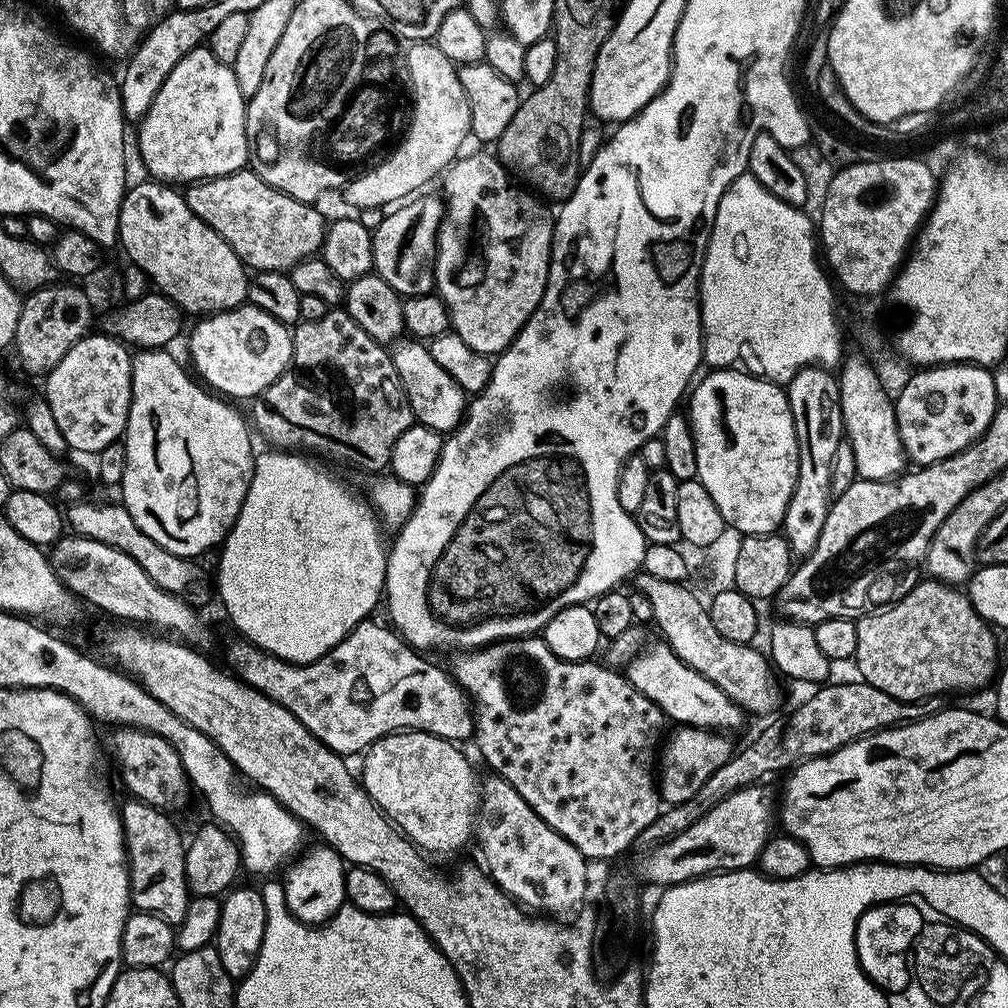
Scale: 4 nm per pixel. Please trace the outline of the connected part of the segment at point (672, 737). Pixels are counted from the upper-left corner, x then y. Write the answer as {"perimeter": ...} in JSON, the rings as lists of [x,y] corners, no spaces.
{"perimeter":[[[680,720],[664,733],[658,761],[658,783],[665,801],[677,802],[690,798],[714,774],[716,768],[741,754],[745,741],[720,731],[724,730],[717,730],[707,724],[696,724],[693,720]]]}

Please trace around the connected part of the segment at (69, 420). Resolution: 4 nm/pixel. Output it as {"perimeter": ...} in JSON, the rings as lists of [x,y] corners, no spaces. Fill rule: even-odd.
{"perimeter":[[[91,334],[81,335],[80,339],[74,342],[74,346],[70,346],[70,350],[66,350],[66,354],[62,354],[62,358],[54,362],[54,366],[50,366],[50,370],[39,381],[38,396],[50,408],[55,425],[58,426],[59,433],[65,438],[67,447],[72,452],[100,452],[102,446],[106,446],[106,442],[118,438],[127,429],[134,398],[135,373],[133,353],[118,342]]]}

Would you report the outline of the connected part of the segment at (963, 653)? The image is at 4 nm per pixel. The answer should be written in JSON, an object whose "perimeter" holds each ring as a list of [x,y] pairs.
{"perimeter":[[[931,578],[921,579],[902,599],[897,600],[895,604],[875,612],[873,616],[866,616],[862,620],[855,621],[856,626],[856,654],[854,657],[854,665],[860,671],[859,679],[875,689],[882,690],[887,696],[894,698],[895,701],[904,702],[910,706],[916,706],[921,701],[928,700],[932,697],[947,697],[947,692],[972,692],[975,688],[984,688],[993,683],[994,677],[998,672],[998,663],[1000,652],[996,649],[997,633],[981,618],[974,610],[974,606],[969,602],[967,595],[959,587],[951,584],[944,584],[941,580],[933,580]]]}

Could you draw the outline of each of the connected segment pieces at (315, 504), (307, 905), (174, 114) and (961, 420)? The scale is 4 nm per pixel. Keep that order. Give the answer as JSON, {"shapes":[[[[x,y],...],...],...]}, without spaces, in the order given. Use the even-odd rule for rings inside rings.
{"shapes":[[[[260,452],[256,457],[256,473],[248,501],[244,504],[244,513],[236,528],[228,535],[228,540],[222,545],[224,561],[219,561],[220,588],[222,596],[228,599],[227,611],[232,619],[236,620],[259,644],[265,644],[271,652],[277,652],[293,662],[311,662],[321,656],[326,650],[333,648],[338,641],[353,628],[359,620],[365,619],[368,612],[380,600],[380,595],[385,595],[390,584],[390,564],[382,551],[382,545],[376,535],[373,520],[359,503],[351,504],[340,489],[327,475],[315,472],[304,460],[296,456],[287,456],[284,452]]],[[[321,844],[303,851],[286,869],[286,876],[282,879],[285,907],[301,924],[322,924],[332,919],[347,901],[347,888],[345,886],[346,862],[339,849],[328,844]]],[[[207,47],[191,48],[186,54],[182,54],[182,58],[178,58],[178,62],[174,62],[174,66],[170,66],[170,70],[160,79],[158,86],[150,94],[147,102],[139,105],[138,112],[140,114],[137,118],[135,115],[134,125],[130,130],[130,144],[134,149],[135,159],[137,156],[144,163],[145,170],[148,171],[147,179],[159,184],[162,188],[195,190],[201,184],[208,184],[211,180],[225,180],[228,176],[238,174],[249,167],[252,155],[250,154],[250,138],[248,137],[248,109],[246,102],[242,98],[242,94],[238,94],[238,86],[234,86],[234,74],[231,67],[218,62],[218,58],[214,58],[214,54],[210,54]]],[[[978,364],[928,366],[923,370],[913,371],[911,376],[912,381],[900,393],[895,393],[892,401],[892,425],[901,463],[905,463],[907,471],[916,472],[921,466],[950,458],[979,440],[992,425],[998,407],[998,397],[995,375]]]]}

